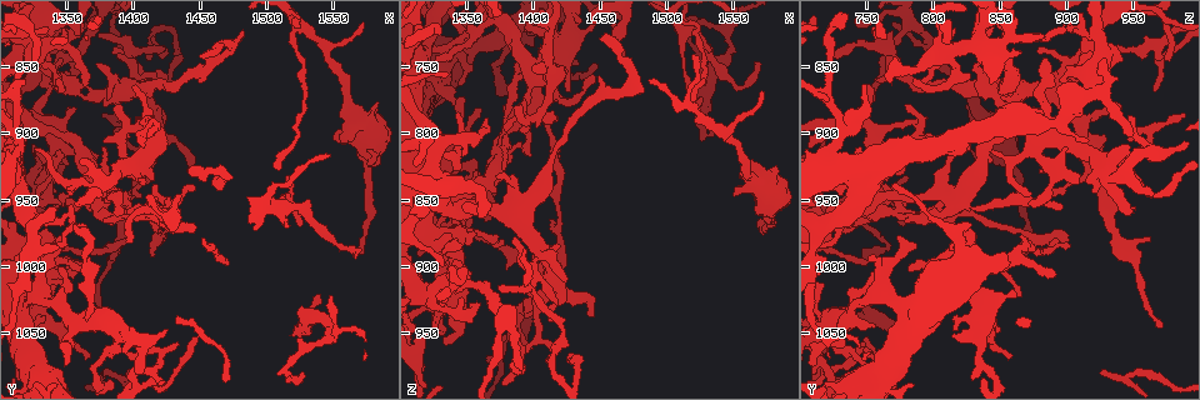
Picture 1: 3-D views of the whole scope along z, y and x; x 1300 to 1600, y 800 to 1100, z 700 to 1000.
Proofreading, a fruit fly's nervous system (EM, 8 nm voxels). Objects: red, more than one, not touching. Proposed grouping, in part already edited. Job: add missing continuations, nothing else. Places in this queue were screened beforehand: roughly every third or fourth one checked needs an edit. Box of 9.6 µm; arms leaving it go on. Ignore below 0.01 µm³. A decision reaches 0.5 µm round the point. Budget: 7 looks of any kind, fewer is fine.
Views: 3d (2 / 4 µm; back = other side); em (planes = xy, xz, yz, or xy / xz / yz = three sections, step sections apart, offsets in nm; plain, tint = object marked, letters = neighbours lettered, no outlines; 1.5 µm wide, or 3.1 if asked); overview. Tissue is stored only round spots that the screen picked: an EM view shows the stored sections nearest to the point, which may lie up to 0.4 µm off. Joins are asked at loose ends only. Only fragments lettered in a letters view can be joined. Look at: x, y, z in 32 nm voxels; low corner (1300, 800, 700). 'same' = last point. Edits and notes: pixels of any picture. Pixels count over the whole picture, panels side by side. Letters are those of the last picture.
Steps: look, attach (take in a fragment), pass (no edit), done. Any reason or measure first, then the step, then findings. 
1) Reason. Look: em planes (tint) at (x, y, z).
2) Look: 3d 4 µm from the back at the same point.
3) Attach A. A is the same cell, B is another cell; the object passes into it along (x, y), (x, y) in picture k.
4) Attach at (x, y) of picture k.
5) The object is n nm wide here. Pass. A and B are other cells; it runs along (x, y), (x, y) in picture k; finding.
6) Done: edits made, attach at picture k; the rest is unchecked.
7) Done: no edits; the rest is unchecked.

Thin end. Look: 3d 2 µm at (1528, 1082, 748).

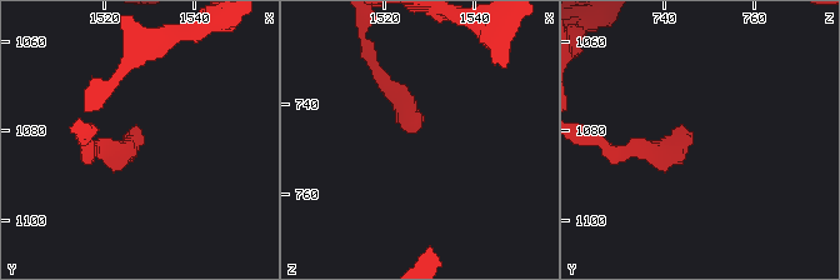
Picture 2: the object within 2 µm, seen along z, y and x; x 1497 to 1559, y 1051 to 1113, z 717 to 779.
Look: em planes (tint) at (1527, 1080, 746).

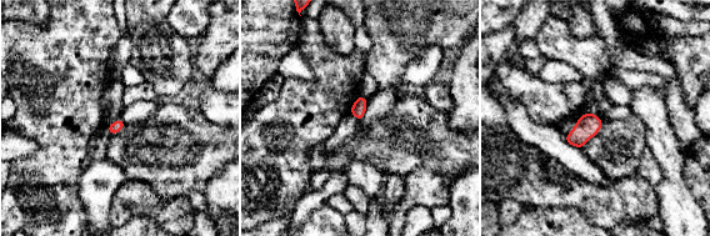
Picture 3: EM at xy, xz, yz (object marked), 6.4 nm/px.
Look: em planes (letters) at the same point.

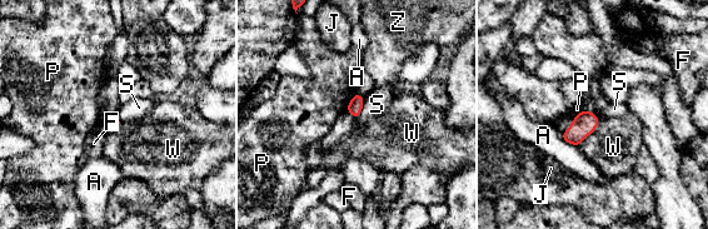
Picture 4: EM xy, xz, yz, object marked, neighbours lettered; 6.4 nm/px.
Pass. A, F, J, P, S, W and Z are other cells; a border runs along (364, 98), (362, 111), (355, 120) in picture 4; no lettered fragment goes on from it.

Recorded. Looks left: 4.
Free end. Look: em xz step 8 (tint) at (1378, 932, 880).

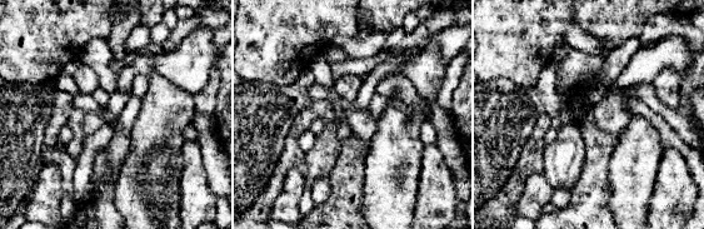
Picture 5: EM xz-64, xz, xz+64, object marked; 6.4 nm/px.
Look: em planes (letters) at the same point.

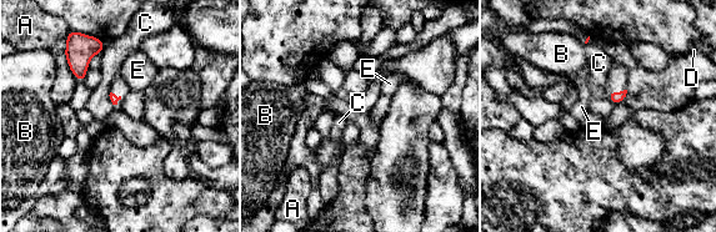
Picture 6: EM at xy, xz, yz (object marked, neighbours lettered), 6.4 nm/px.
Pass. A, B, C, D and E are other cells; a border runs along (606, 94), (615, 104) in picture 6; none of them fits.

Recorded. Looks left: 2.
Done: no edits; the rest is unchecked.

